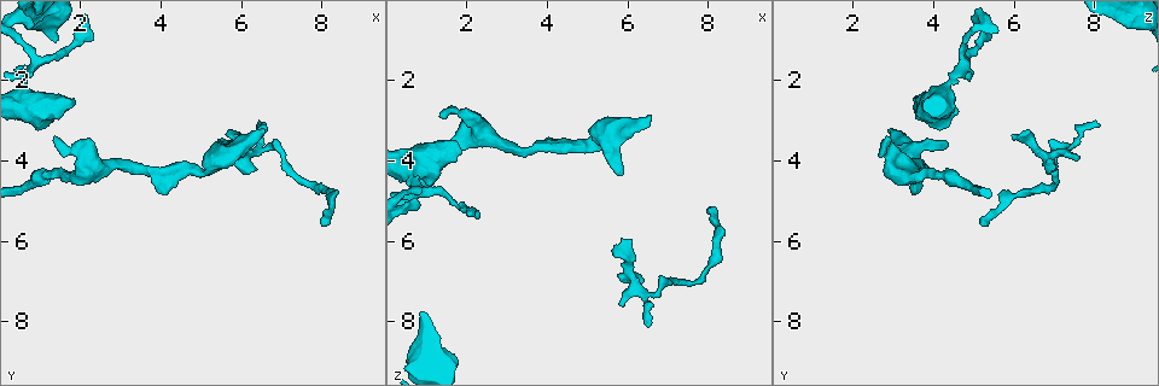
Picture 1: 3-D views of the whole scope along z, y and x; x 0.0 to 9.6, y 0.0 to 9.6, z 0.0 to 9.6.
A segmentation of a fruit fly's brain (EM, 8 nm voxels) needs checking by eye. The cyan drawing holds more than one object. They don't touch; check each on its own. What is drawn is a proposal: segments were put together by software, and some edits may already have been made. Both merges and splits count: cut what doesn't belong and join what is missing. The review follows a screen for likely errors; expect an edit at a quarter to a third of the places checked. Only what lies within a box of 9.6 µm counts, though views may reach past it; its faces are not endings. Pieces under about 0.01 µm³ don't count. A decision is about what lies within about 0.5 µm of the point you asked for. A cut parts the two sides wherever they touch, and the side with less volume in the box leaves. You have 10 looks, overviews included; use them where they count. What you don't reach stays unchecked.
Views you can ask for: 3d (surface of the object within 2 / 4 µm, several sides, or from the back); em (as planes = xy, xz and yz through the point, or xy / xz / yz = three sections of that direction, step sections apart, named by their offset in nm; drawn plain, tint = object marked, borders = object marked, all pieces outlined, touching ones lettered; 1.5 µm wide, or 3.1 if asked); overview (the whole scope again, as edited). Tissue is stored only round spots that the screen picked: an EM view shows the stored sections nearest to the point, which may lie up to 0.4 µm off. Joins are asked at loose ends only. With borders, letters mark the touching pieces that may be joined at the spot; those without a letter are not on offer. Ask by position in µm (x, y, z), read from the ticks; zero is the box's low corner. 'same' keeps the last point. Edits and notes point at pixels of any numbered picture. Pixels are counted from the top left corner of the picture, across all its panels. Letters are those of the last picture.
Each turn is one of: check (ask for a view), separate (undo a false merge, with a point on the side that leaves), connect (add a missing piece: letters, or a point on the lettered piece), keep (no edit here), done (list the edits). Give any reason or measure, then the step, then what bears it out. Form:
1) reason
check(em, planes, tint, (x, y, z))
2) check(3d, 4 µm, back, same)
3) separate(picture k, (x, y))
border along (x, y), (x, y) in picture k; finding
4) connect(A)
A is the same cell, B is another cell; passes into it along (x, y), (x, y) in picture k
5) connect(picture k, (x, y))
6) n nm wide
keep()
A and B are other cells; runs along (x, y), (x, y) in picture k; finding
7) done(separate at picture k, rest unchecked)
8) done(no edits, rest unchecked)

abrupt turn
check(em, yz, step 8, plain, (0.65, 2.15, 4.30))

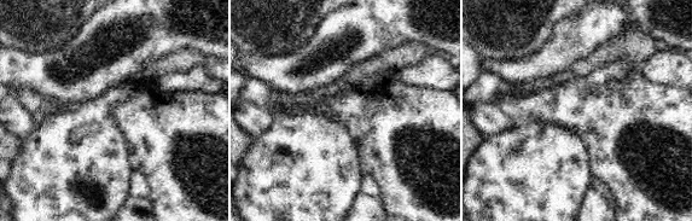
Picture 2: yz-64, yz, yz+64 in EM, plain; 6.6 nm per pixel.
check(em, yz, step 8, borders, same)

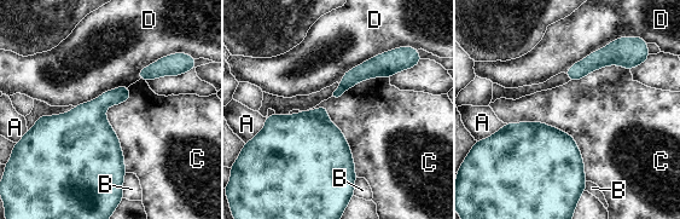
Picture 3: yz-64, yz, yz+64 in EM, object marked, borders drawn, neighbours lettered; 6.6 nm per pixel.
110 nm wide; C touches over 650 nm
separate(picture 3, (372, 68))
A, B, C and D are other cells; a second neuron is stuck on

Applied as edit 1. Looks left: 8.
redraw
check(overview)

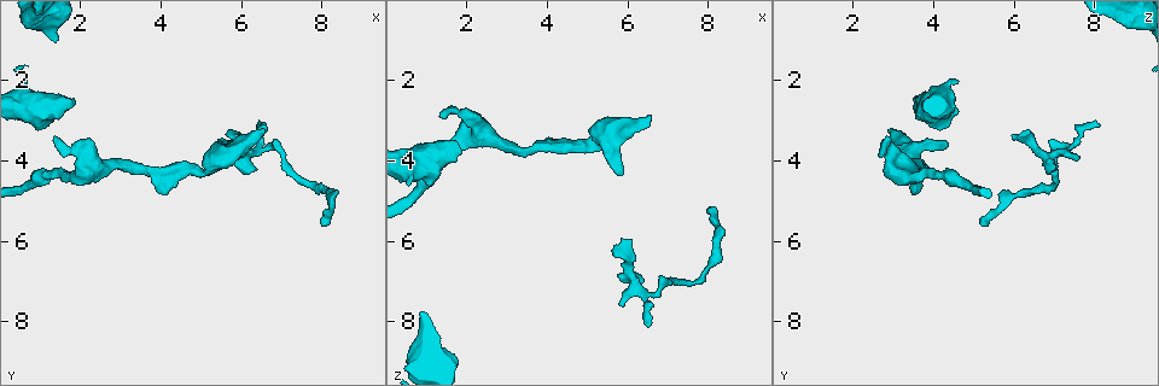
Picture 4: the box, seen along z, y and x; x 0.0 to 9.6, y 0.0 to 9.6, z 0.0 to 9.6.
branch stops here
check(em, xy, step 4, tint, (6.15, 3.45, 6.00))

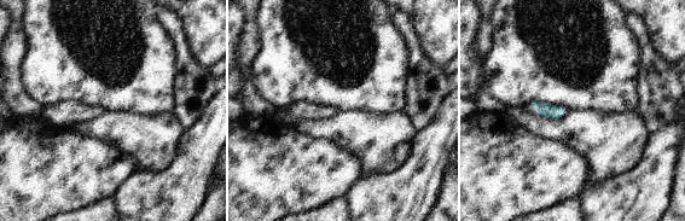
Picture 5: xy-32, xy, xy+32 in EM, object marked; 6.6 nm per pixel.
another direction
check(em, planes, borders, same)

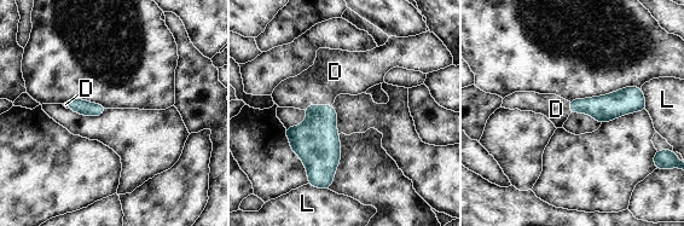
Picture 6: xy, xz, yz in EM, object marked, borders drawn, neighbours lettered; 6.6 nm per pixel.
connect(D)
D is the same cell, L is another cell; passes into it along (317, 142), (317, 105), (334, 73) in picture 6; it goes on there

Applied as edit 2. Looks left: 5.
redraw
check(overview)

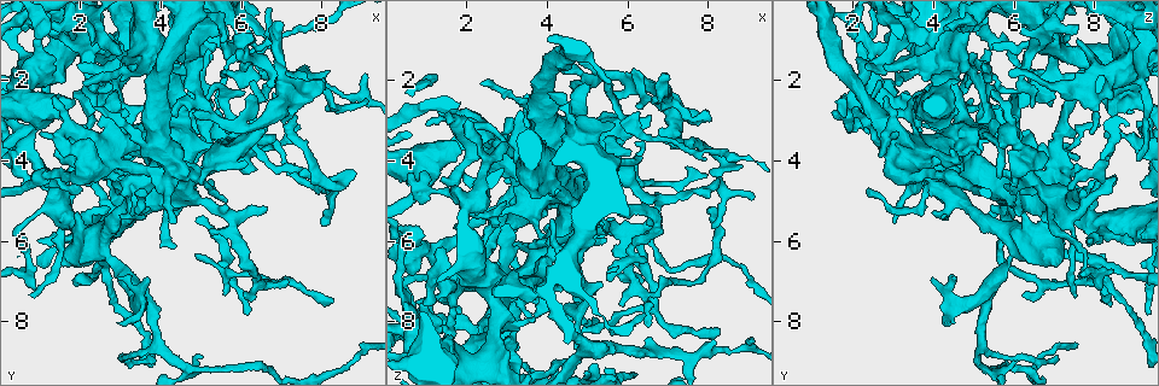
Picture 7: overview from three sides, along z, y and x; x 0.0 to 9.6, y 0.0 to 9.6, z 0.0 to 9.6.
tapers out
check(em, xz, step 8, tint, (6.50, 3.10, 8.20))

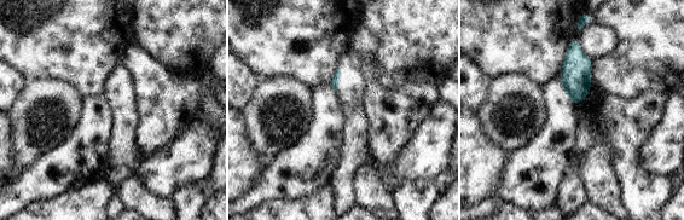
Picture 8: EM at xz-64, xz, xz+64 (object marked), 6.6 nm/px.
what lies round it
check(em, xz, step 8, borders, same)

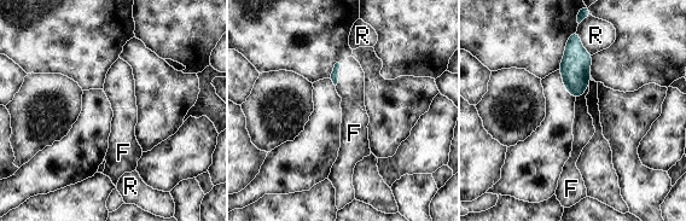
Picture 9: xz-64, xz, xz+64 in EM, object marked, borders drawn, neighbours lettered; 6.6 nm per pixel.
connect(F)
F is the same cell, R is another cell; it goes on there

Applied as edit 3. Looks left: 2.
check(overview)

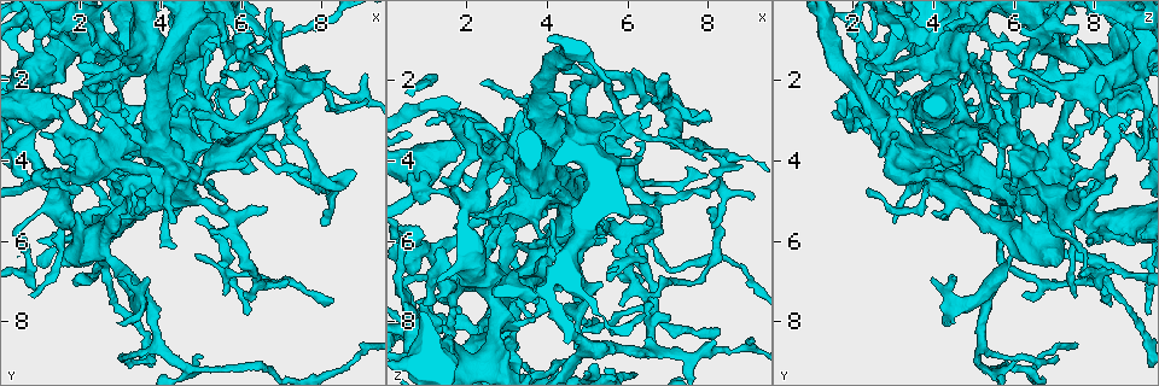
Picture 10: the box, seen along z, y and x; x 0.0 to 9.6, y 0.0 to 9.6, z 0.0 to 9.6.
an open end
check(em, planes, borders, (8.15, 2.80, 5.65))

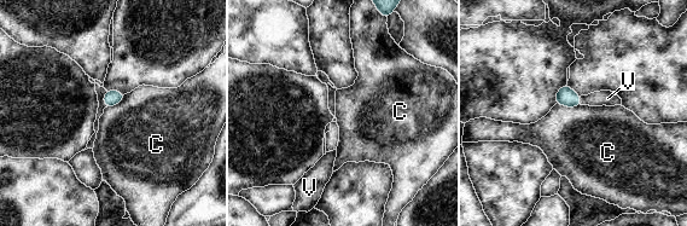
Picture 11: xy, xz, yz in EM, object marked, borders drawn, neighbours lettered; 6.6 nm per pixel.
100 nm wide
connect(V)
V is the same cell, C is another cell; it goes on there

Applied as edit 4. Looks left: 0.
done(separate at picture 3, connect at picture 6, connect at picture 9, connect at picture 11, rest unchecked)

